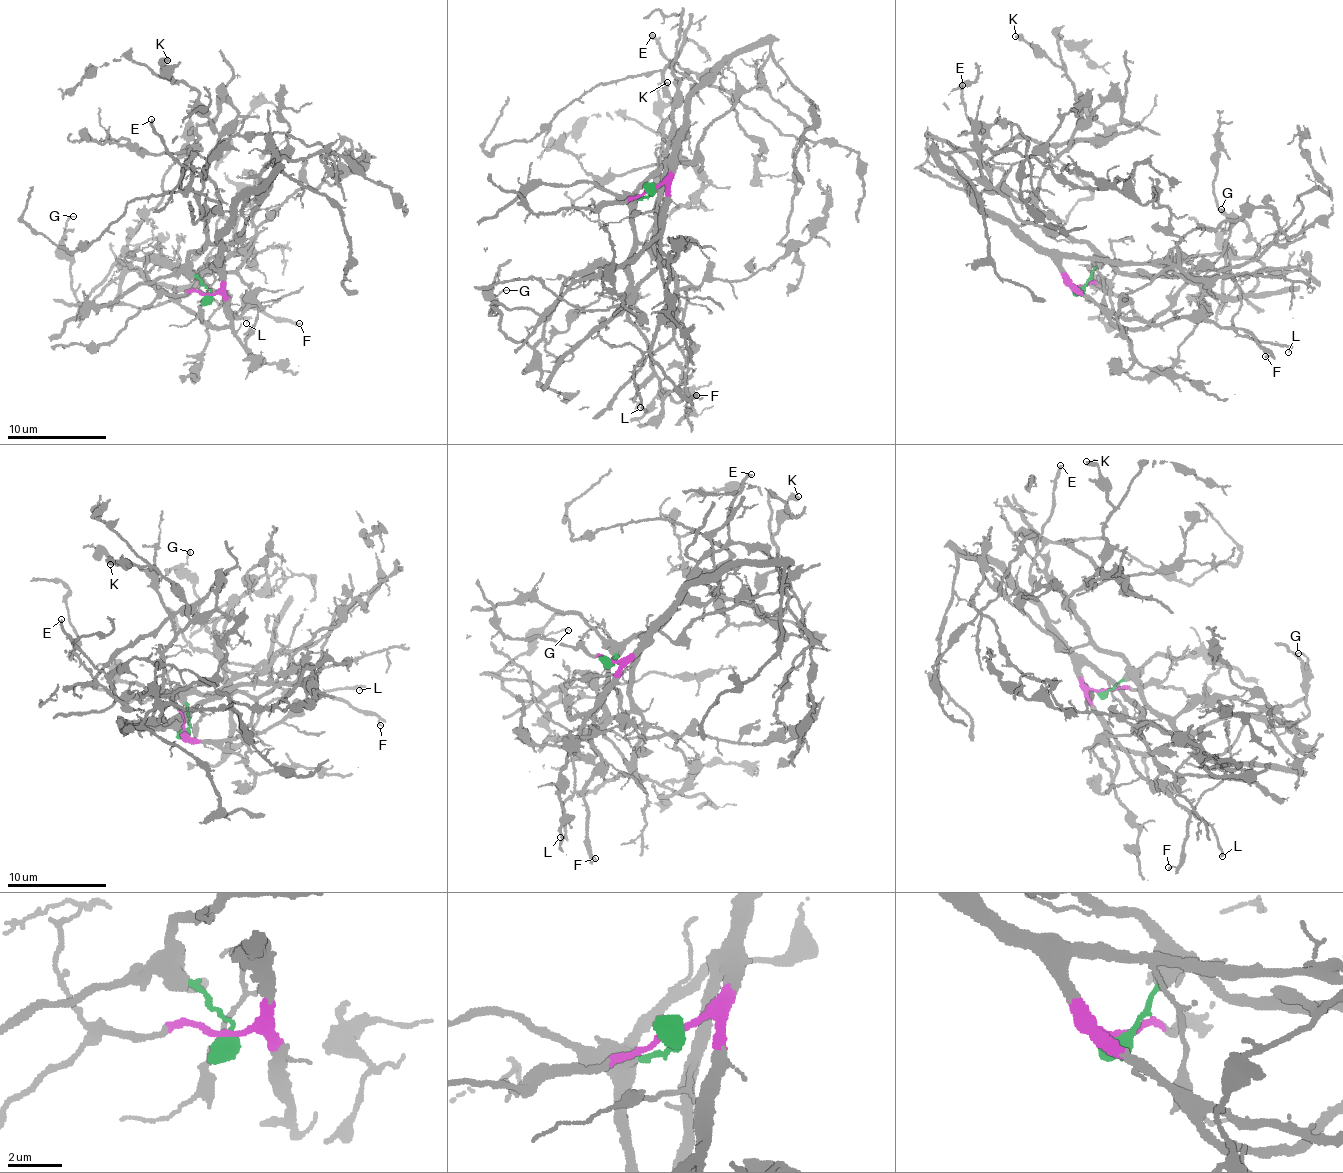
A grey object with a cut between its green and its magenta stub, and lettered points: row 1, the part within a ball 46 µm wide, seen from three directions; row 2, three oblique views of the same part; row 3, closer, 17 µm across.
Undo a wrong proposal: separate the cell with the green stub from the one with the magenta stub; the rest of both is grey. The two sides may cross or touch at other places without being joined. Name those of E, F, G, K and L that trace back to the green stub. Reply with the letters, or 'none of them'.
E, G, K

